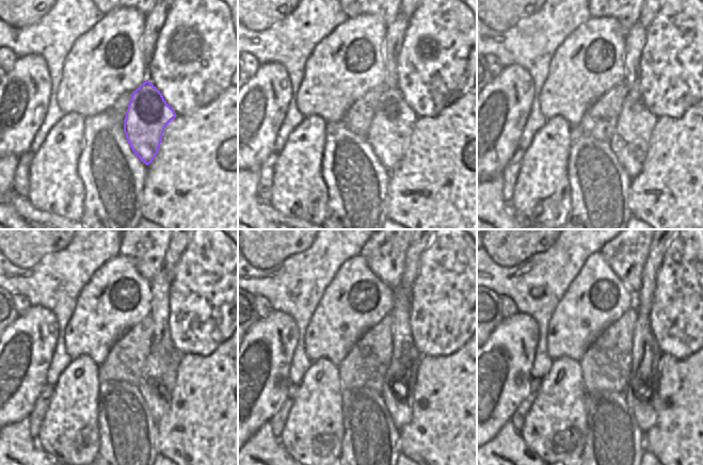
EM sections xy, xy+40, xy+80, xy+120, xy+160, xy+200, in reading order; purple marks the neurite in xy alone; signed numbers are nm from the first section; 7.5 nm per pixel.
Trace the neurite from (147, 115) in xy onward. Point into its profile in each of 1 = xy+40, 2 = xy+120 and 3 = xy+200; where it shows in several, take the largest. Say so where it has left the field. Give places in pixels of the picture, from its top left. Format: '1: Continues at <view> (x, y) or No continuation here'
1: Continues at xy+40 (388, 135)
2: Continues at xy+120 (160, 368)
3: Continues at xy+200 (644, 415)

